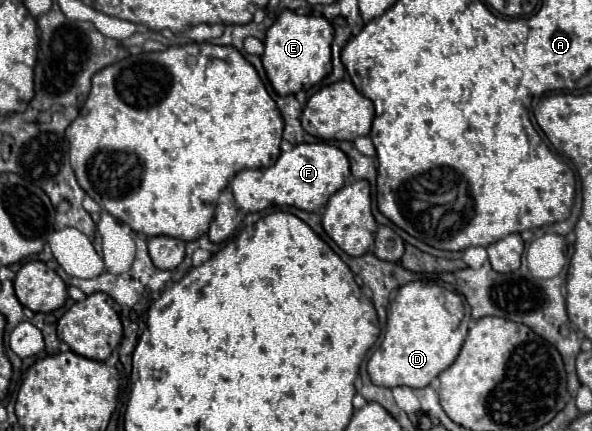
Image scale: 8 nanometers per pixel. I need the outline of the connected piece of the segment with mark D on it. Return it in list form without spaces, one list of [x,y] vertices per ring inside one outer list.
[[[411,281],[403,285],[388,308],[387,333],[379,349],[367,363],[369,377],[381,387],[427,387],[443,369],[447,369],[467,337],[469,305],[465,299],[435,283]]]

